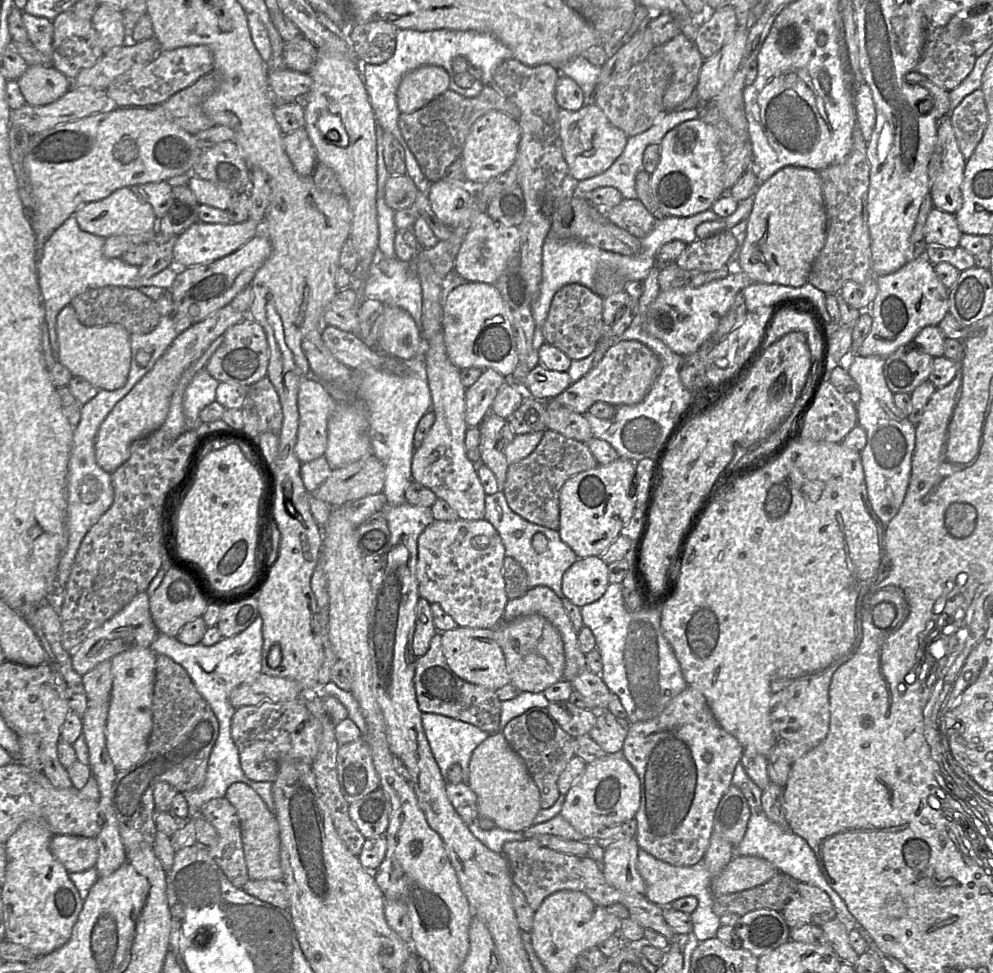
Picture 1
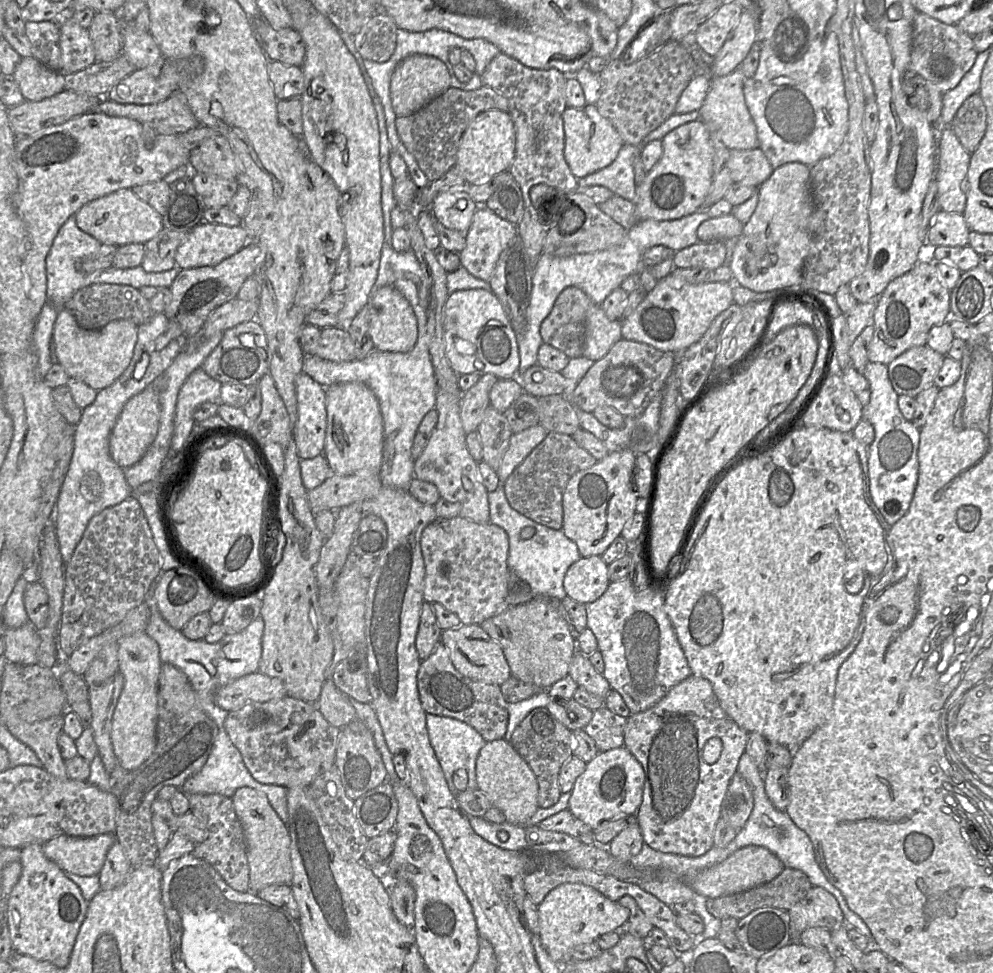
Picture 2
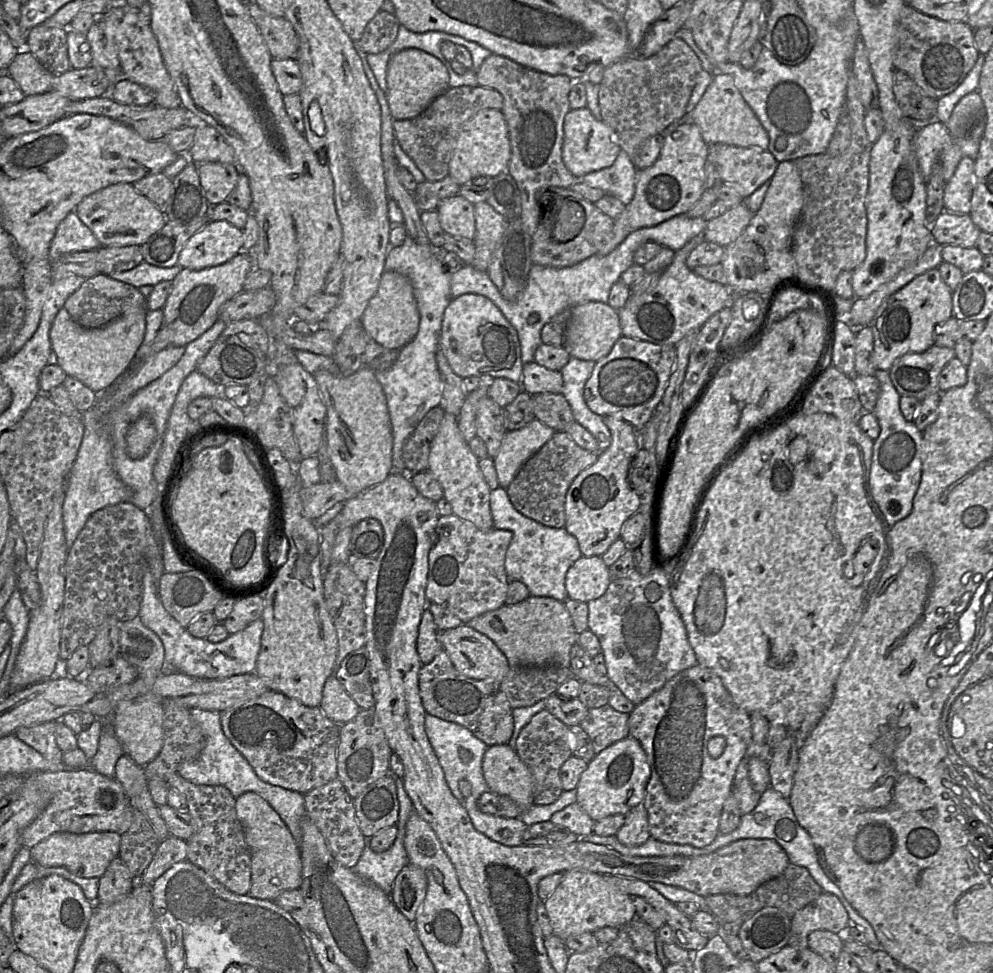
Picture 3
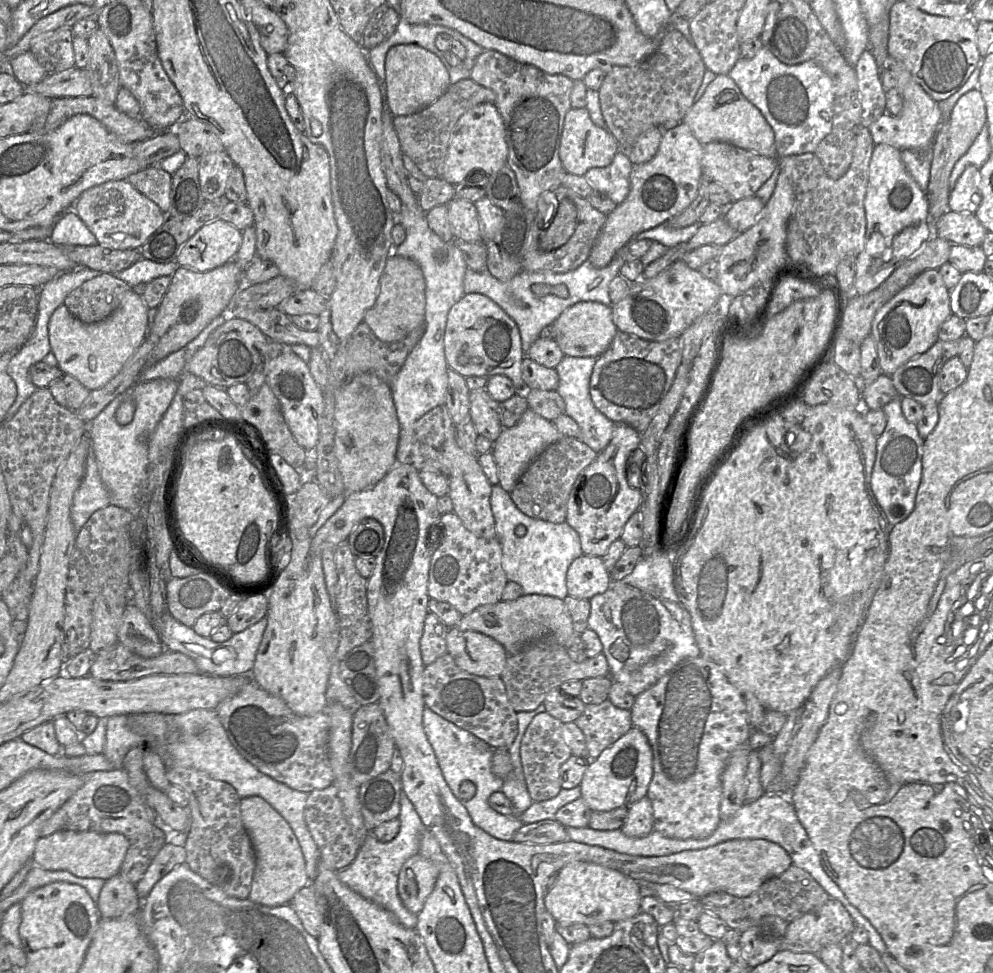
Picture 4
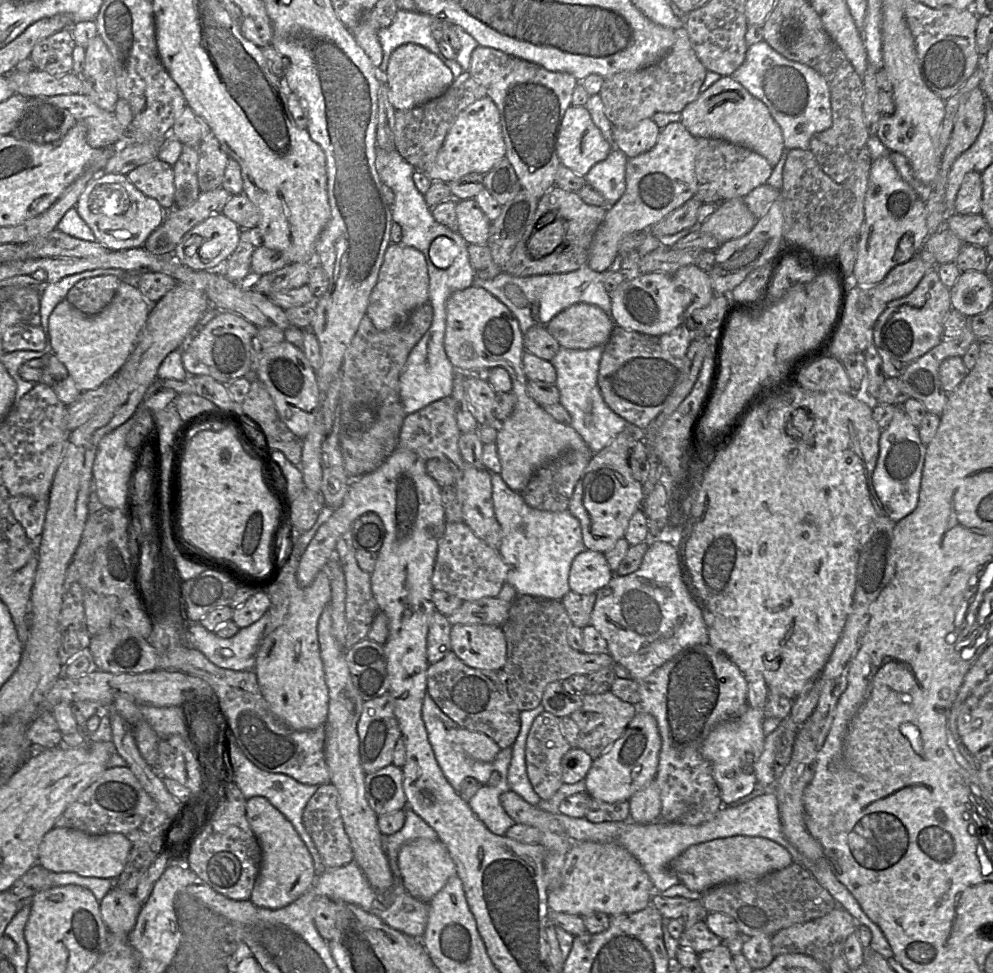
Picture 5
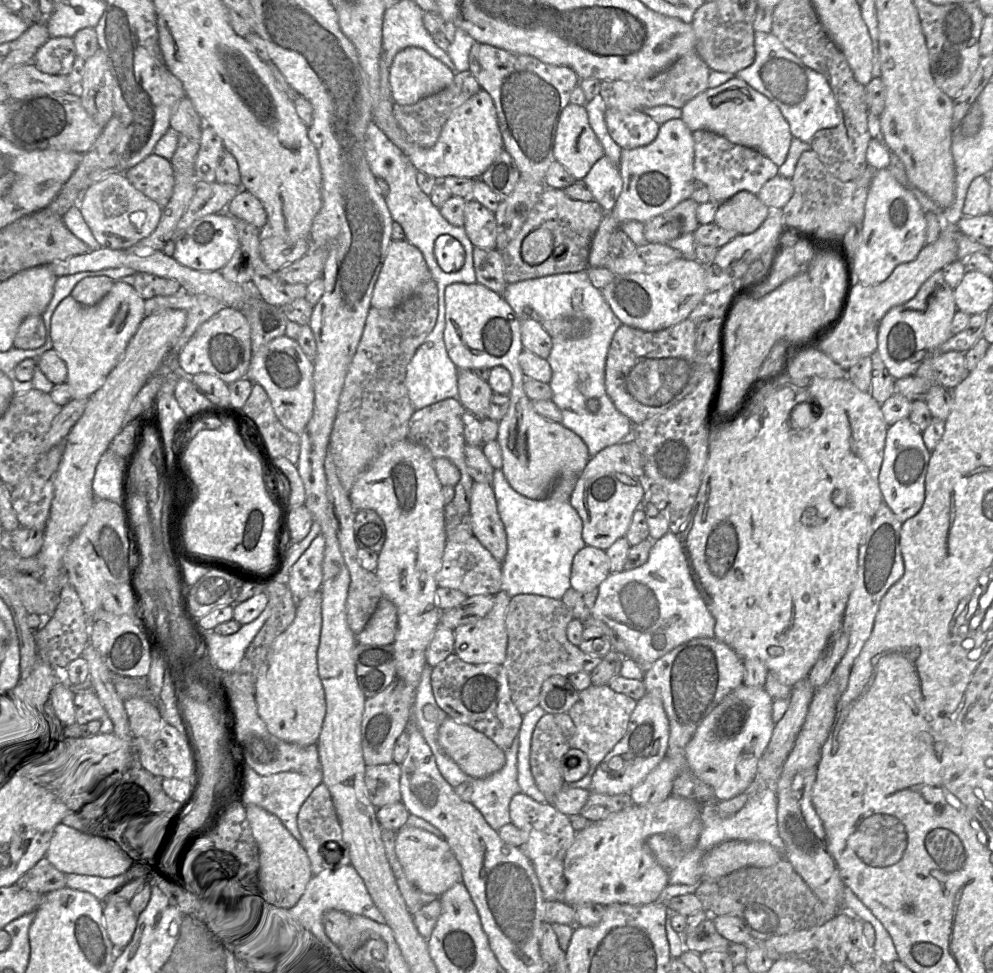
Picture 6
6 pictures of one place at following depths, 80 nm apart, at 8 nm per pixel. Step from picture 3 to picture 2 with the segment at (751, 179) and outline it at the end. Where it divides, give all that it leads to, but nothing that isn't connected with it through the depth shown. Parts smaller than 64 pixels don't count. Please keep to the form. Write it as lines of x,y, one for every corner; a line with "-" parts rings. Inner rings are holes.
760,148
730,150
728,167
733,182
755,188
763,184
774,171

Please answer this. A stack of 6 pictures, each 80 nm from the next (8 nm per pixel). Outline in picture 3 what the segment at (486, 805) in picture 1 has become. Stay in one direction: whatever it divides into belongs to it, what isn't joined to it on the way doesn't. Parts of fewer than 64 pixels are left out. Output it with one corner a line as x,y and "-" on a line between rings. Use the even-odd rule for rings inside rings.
508,743
487,748
482,772
488,792
510,798
520,809
520,815
534,805
532,775

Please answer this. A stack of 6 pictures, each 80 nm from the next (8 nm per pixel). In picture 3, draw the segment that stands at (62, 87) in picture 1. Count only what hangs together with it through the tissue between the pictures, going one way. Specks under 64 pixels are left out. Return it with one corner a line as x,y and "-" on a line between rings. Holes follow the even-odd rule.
20,49
7,69
26,96
53,90
57,75
44,67
27,49

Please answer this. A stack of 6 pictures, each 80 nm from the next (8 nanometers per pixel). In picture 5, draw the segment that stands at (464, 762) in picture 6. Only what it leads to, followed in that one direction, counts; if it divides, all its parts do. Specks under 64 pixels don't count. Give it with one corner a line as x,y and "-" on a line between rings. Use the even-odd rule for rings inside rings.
456,727
448,733
448,740
458,744
471,758
491,762
499,751
499,746
488,736
480,732
469,731
462,727

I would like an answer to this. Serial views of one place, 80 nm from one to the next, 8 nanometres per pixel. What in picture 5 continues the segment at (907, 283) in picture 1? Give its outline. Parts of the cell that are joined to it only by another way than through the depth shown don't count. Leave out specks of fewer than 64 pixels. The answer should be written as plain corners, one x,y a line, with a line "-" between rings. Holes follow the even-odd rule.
937,269
929,271
907,296
891,301
877,319
873,339
887,377
899,378
907,366
937,346
943,339
944,323
953,309
950,289
941,281

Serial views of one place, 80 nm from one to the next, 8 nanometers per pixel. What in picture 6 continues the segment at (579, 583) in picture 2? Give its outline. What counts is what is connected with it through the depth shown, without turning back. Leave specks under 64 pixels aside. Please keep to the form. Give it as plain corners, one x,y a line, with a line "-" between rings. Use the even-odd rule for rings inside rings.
585,545
572,561
570,587
587,592
599,587
609,576
609,558
602,549

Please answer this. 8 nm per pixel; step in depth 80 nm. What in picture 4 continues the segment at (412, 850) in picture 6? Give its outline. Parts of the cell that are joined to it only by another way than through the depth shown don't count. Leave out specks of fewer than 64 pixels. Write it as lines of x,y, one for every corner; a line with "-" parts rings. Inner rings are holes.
420,854
413,855
403,864
397,889
402,903
411,913
420,913
435,887
438,875
438,866

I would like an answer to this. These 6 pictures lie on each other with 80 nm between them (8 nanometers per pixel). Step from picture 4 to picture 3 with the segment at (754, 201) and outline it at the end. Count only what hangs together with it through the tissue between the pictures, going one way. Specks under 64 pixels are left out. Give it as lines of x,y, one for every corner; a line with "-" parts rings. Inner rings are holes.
744,201
741,204
729,208
721,216
709,220
706,224
703,236
707,241
714,242
723,247
726,247
732,242
734,242
741,235
741,233
750,223
751,219
753,218
753,215
754,213
748,209

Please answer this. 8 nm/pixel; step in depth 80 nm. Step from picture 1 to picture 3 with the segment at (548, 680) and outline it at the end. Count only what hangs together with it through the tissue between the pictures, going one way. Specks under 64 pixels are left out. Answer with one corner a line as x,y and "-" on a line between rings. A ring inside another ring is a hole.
529,596
524,601
484,613
467,623
489,637
506,656
511,667
559,666
570,668
570,651
578,635
564,602

